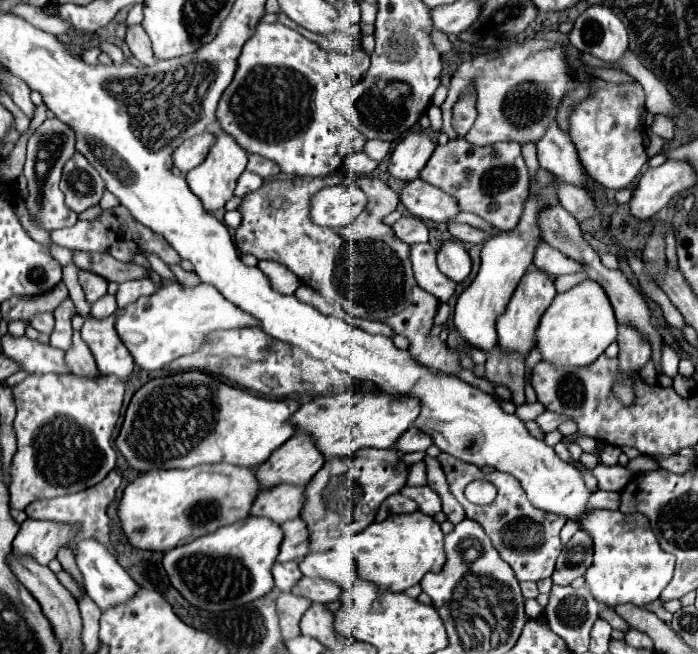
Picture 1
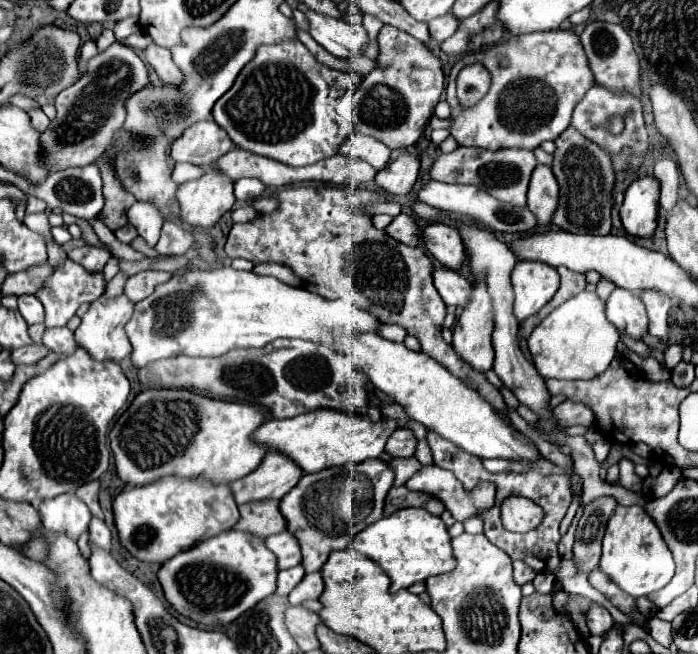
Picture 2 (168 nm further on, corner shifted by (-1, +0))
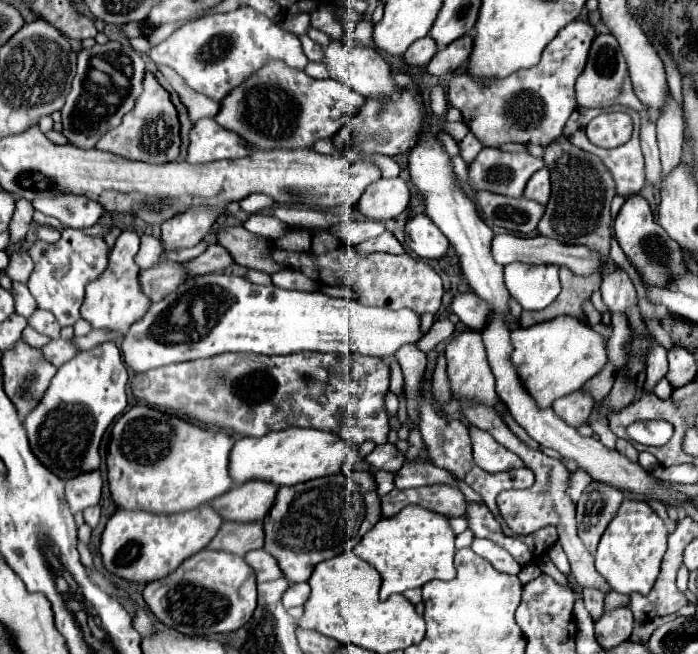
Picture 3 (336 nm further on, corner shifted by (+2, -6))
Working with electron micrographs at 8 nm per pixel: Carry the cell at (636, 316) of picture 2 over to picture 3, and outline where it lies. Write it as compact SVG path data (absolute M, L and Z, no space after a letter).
M616 269L614 273L602 279L600 293L604 303L610 307L610 311L626 311L626 307L638 303L634 283L630 281L628 273L622 269Z

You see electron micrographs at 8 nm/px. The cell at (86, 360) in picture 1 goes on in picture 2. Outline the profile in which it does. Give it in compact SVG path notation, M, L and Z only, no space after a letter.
M57 327L57 329L47 329L45 335L43 335L43 345L53 351L53 353L59 353L59 355L71 355L75 353L75 349L79 347L75 337L73 337L73 331L67 329L67 327Z

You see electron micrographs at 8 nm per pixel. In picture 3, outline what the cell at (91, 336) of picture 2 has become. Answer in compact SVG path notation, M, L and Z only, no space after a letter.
M124 231L110 253L106 271L98 279L86 285L86 297L80 313L82 313L82 319L86 319L92 327L108 327L108 329L118 329L126 333L130 325L136 323L152 305L152 301L146 299L146 295L142 295L142 289L138 289L140 267L134 261L138 247L140 247L140 237L134 231Z

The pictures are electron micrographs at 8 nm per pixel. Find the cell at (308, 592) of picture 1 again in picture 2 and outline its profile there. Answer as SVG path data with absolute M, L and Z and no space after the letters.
M307 573L303 581L289 593L291 605L301 605L309 599L319 599L325 591L325 583L321 579L321 573Z

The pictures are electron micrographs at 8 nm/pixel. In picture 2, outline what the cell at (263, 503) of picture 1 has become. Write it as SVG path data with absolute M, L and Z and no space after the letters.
M263 499L239 505L241 519L237 521L235 529L249 531L259 537L269 537L273 533L281 533L287 529L287 521L279 509L277 499Z

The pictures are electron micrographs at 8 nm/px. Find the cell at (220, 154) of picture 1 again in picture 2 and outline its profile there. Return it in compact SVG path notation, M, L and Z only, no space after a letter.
M207 167L203 177L179 187L177 201L183 223L193 229L209 229L235 205L233 179L215 167Z

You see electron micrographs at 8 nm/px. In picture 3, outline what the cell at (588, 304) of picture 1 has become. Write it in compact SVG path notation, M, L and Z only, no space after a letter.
M564 315L564 317L556 317L552 321L538 323L534 327L516 327L516 329L512 329L510 339L512 339L512 347L514 347L510 361L516 367L524 389L534 397L536 405L542 409L552 407L552 403L556 399L578 391L578 387L582 387L588 379L598 375L602 371L602 367L606 365L606 349L604 349L602 335L594 333L586 323L582 323L582 321L578 323L578 319L574 319L574 317Z

